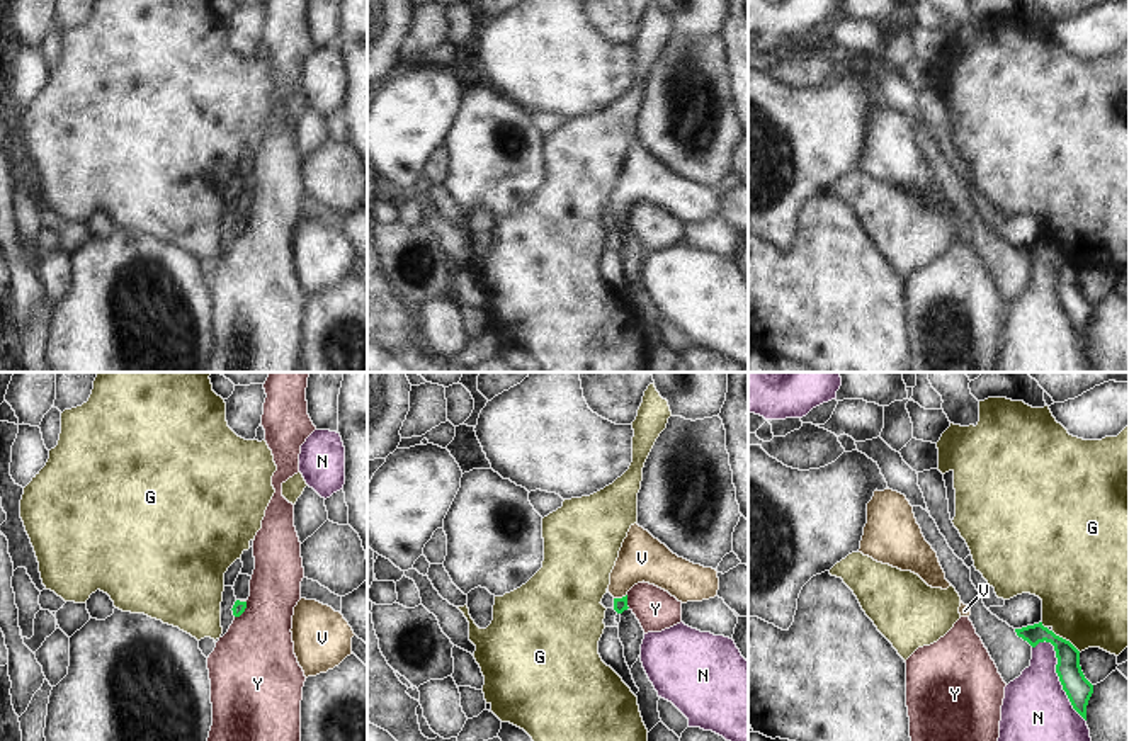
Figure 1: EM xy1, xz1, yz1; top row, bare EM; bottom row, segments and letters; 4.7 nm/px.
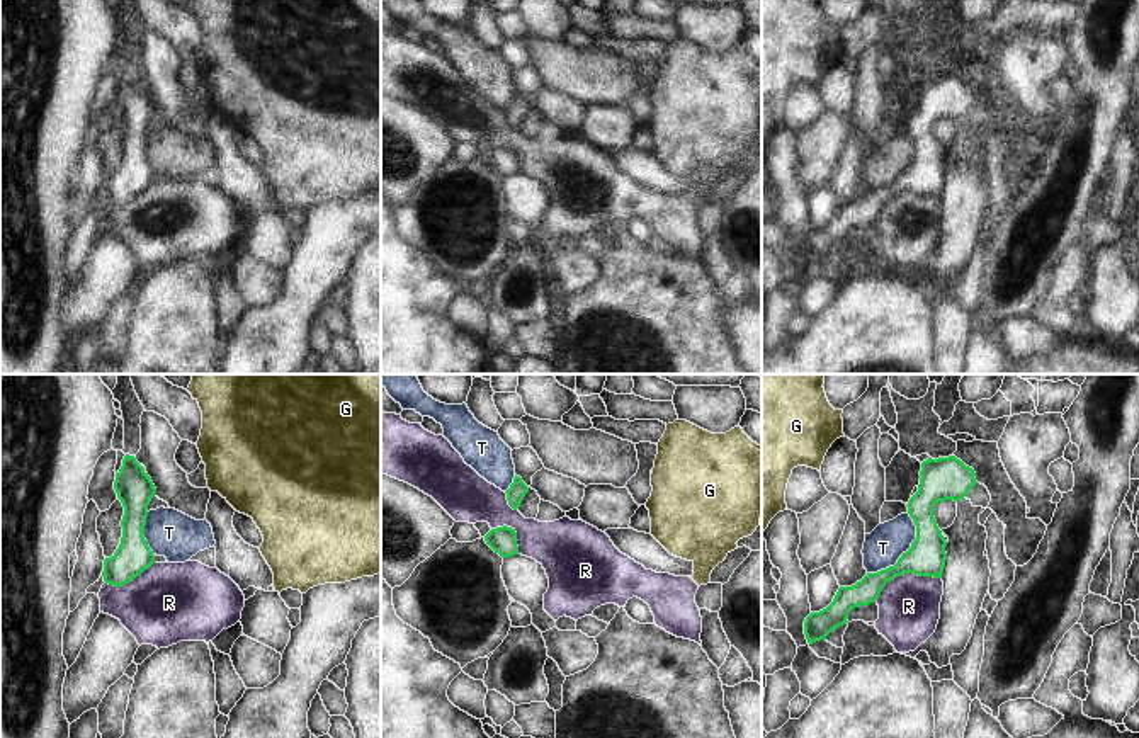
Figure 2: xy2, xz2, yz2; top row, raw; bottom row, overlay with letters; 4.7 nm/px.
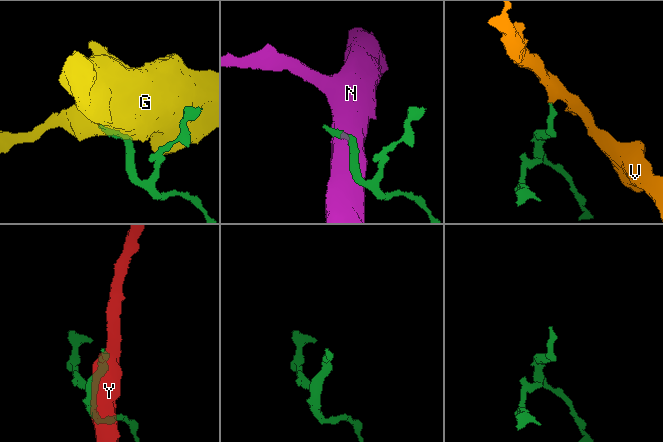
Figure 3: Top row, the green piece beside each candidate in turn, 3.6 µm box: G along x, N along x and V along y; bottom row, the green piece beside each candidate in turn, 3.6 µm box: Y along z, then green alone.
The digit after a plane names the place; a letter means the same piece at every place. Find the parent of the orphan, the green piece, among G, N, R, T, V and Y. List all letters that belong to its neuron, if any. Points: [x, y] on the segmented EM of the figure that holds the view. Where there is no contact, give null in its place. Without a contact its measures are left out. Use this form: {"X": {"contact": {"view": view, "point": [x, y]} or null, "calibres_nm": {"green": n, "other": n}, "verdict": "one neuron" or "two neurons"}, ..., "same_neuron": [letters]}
{"G": {"contact": {"view": "yz1", "point": [1065, 639]}, "calibres_nm": {"green": 120, "other": 500}, "verdict": "two neurons"}, "N": {"contact": {"view": "yz1", "point": [1058, 675]}, "calibres_nm": {"green": 120, "other": 320}, "verdict": "two neurons"}, "R": {"contact": {"view": "yz2", "point": [905, 572]}, "calibres_nm": {"green": 180, "other": 280}, "verdict": "two neurons"}, "T": {"contact": {"view": "yz2", "point": [906, 551]}, "calibres_nm": {"green": 180, "other": 180}, "verdict": "two neurons"}, "V": {"contact": {"view": "xz1", "point": [619, 599]}, "calibres_nm": {"green": 60, "other": 220}, "verdict": "one neuron"}, "Y": {"contact": {"view": "xy1", "point": [243, 610]}, "calibres_nm": {"green": 60, "other": 380}, "verdict": "two neurons"}, "same_neuron": ["V"]}

